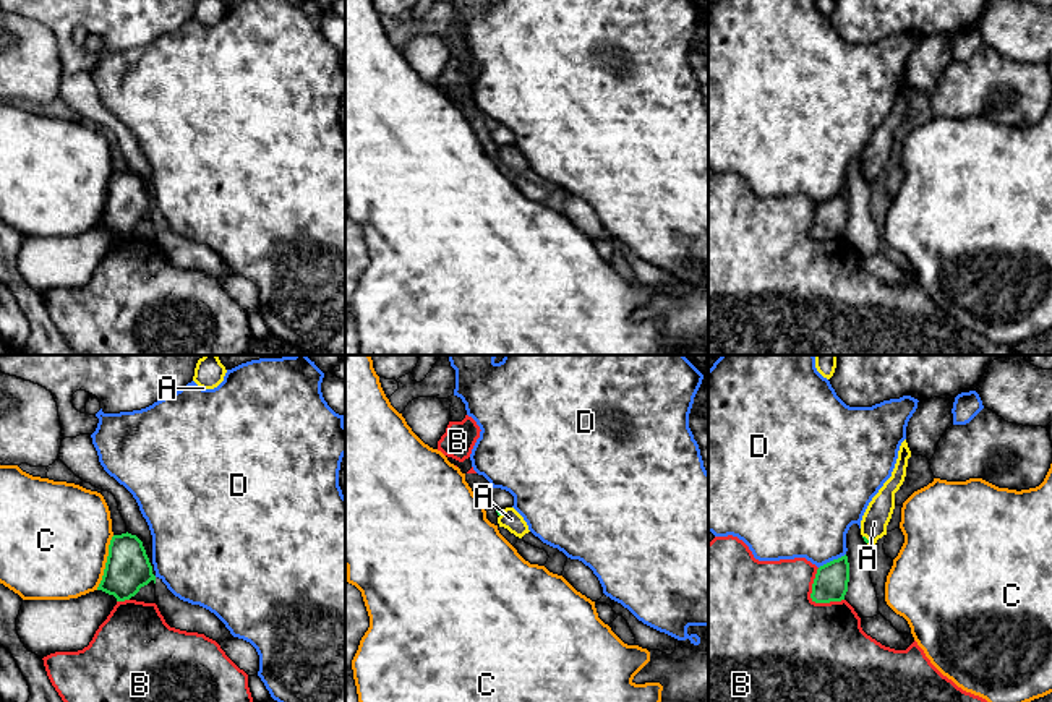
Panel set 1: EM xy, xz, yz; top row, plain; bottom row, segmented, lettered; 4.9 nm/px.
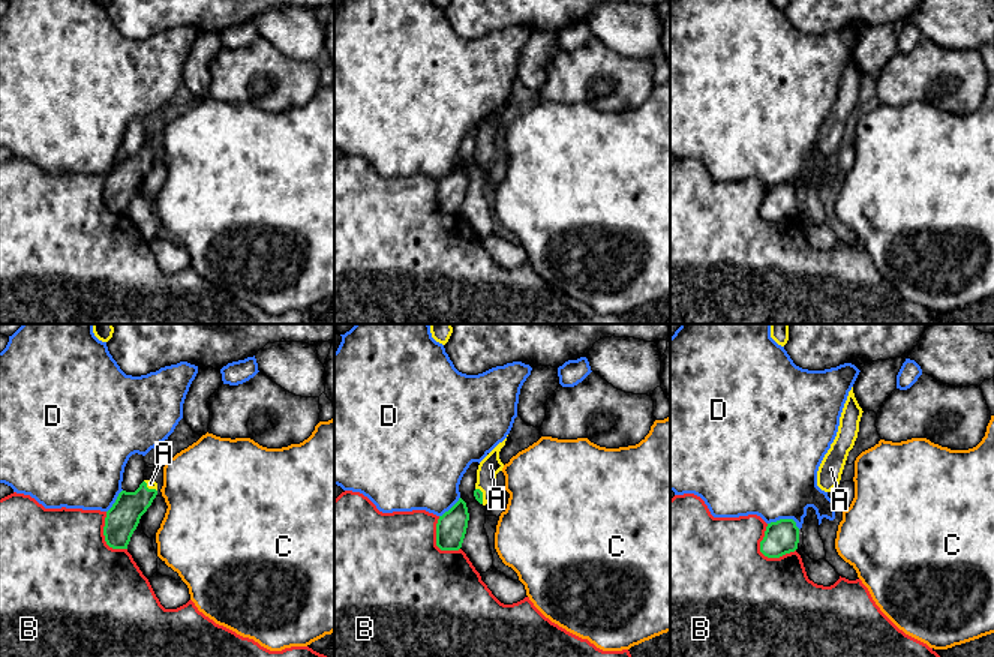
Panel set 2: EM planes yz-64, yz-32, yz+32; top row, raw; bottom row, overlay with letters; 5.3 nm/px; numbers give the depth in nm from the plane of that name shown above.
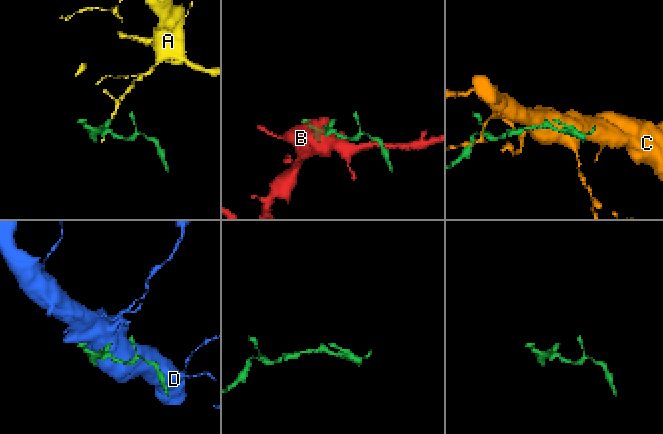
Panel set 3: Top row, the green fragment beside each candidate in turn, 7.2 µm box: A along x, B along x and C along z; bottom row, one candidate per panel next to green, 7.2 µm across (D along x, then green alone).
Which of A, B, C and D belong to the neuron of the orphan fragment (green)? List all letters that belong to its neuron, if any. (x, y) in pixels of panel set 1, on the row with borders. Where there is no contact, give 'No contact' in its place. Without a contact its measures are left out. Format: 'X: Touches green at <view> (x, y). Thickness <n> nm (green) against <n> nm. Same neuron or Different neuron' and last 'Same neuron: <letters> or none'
A: Touches green at yz (868, 540). Thickness 20 nm (green) against 130 nm. Same neuron
B: Touches green at yz (812, 599). Thickness 170 nm (green) against 480 nm. Different neuron
C: Touches green at xy (106, 563). Thickness 220 nm (green) against 500 nm. Different neuron
D: Touches green at yz (833, 560). Thickness 170 nm (green) against 400 nm. Different neuron
Same neuron: A

